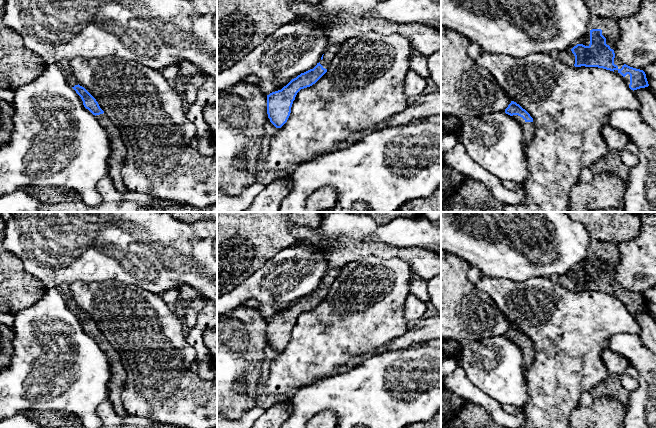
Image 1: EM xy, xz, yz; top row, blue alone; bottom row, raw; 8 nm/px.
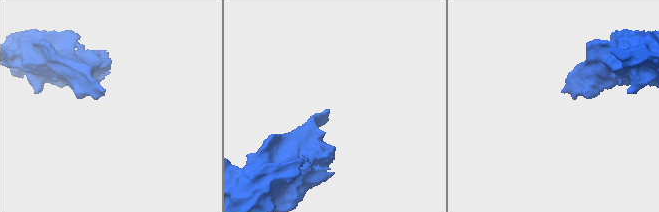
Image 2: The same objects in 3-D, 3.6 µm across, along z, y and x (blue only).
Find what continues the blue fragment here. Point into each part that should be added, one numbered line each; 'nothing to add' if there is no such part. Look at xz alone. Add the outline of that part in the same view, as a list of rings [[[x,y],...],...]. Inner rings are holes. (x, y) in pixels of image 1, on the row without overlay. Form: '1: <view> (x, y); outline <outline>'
1: xz (331, 275); outline [[[334,269],[334,270],[329,270],[326,273],[323,279],[323,283],[320,284],[320,288],[323,290],[323,292],[328,293],[329,289],[331,288],[332,282],[336,279],[339,272],[340,269]]]

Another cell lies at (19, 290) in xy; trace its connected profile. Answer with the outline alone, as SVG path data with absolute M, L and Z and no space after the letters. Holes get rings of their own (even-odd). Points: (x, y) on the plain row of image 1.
M0 212L0 311L15 315L38 301L46 287L26 273L22 262L3 248L4 237L5 221Z

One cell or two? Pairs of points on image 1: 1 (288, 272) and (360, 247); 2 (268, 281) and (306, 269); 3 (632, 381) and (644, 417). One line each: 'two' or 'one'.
1: two
2: one
3: two

